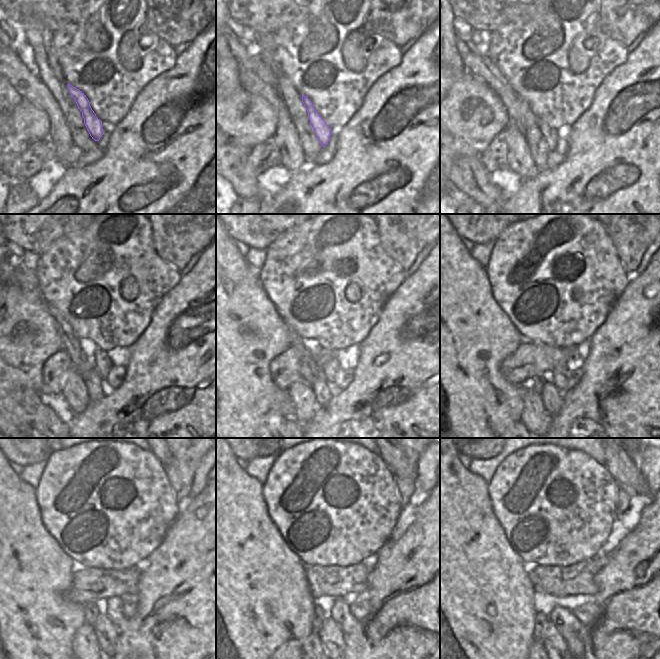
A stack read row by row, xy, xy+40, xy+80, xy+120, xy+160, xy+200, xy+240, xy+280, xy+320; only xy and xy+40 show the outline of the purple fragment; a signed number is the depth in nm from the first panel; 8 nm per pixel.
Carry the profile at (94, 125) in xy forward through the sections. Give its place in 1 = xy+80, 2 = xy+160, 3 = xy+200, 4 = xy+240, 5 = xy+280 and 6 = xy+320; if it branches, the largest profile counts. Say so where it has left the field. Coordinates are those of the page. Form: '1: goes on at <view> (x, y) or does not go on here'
1: goes on at xy+80 (549, 134)
2: goes on at xy+160 (329, 369)
3: goes on at xy+200 (559, 375)
4: goes on at xy+240 (115, 612)
5: goes on at xy+280 (340, 612)
6: goes on at xy+320 (575, 633)

